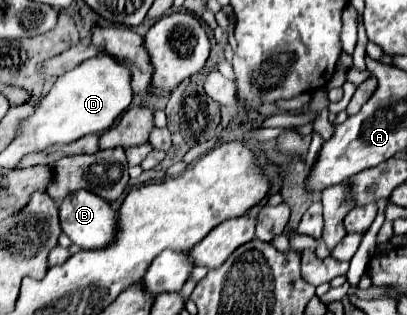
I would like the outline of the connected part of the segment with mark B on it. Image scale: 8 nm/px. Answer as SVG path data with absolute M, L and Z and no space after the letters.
M76 190L60 204L62 232L78 248L102 248L114 238L116 212L90 190Z

